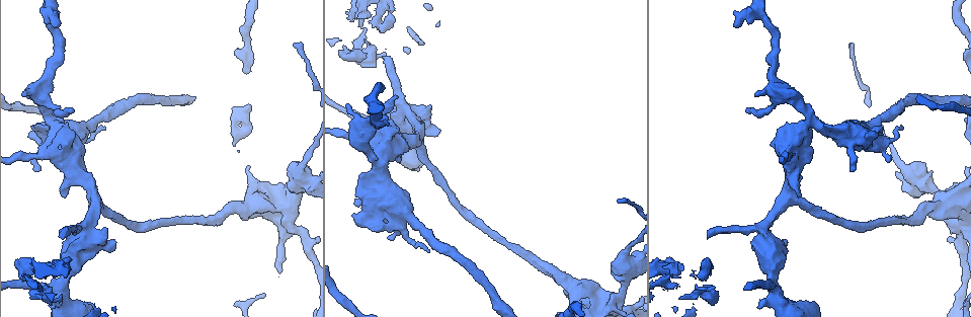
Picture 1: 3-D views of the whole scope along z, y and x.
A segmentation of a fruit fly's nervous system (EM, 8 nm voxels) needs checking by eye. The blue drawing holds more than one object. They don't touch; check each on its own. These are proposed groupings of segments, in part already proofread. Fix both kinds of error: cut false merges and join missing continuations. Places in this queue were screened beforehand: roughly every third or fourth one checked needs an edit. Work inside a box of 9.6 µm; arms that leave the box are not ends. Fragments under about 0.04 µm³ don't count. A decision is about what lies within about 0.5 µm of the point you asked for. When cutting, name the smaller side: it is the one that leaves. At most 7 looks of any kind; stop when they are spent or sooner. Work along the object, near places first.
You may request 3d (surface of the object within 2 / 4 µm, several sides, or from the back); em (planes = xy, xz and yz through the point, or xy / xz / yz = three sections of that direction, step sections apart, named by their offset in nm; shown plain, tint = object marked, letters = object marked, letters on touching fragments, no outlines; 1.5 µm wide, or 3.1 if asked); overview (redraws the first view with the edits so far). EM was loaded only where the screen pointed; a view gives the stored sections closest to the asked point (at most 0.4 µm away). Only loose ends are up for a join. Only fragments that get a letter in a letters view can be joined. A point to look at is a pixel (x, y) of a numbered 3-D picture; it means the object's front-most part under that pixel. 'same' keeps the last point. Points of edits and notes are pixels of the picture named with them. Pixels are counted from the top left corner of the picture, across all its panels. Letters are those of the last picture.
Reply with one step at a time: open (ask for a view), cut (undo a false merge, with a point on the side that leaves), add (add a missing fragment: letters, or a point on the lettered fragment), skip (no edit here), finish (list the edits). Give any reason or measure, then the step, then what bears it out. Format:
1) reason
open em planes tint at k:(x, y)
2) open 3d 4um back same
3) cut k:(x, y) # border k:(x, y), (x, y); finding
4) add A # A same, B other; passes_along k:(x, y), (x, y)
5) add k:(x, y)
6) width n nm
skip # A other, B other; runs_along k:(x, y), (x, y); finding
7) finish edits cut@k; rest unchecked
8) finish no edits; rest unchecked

open 3d 2um at 1:(396, 98)

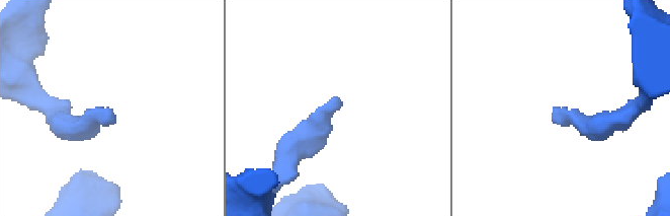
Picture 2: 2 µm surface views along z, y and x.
shape alone is not enough
open em planes tint at 2:(341, 102)

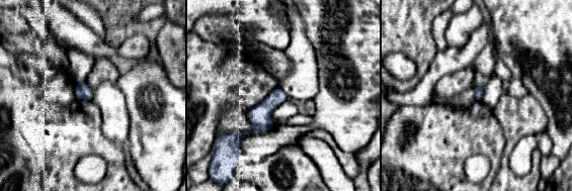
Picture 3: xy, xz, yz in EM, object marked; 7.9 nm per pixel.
see the neighbours
open em planes letters same

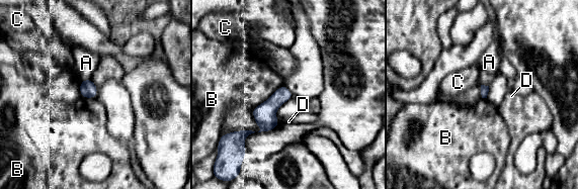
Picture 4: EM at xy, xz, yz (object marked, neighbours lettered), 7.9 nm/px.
skip # A other, B other, C other, D other; border 4:(82, 96), (95, 98); none of them fits

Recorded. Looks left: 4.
arms part here
open em xy step 8 tint at 1:(381, 157)

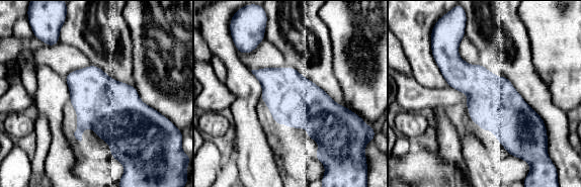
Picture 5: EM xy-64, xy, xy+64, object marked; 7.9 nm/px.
cut it another way
open em planes letters same

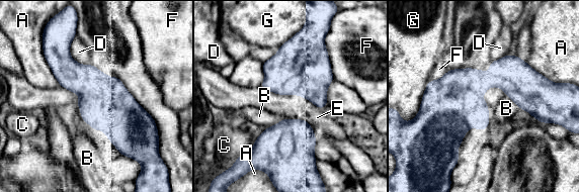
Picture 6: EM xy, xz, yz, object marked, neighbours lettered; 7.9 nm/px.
width 280 nm
skip # A other, B other, C other, D other, E other, F other, G other; border 6:(284, 118), (267, 127); continuous, no second neuron

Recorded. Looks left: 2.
sharp bend
open em planes tint at 1:(81, 229)

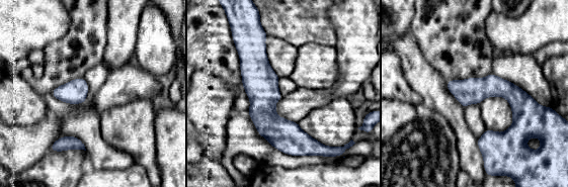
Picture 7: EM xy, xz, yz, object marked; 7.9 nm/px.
open em planes letters same

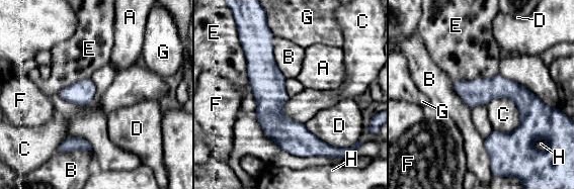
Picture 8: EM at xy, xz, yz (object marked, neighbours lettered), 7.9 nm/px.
skip # A other, B other, C other, D other, E other, F other, G other, H other; runs_along 8:(269, 37), (269, 110), (312, 151); all the same neuron

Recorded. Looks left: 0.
finish no edits; rest unchecked

